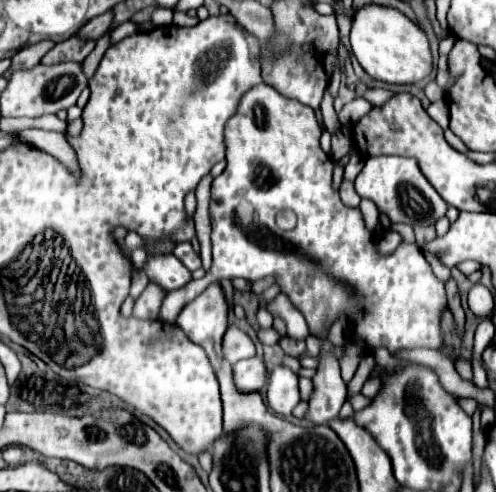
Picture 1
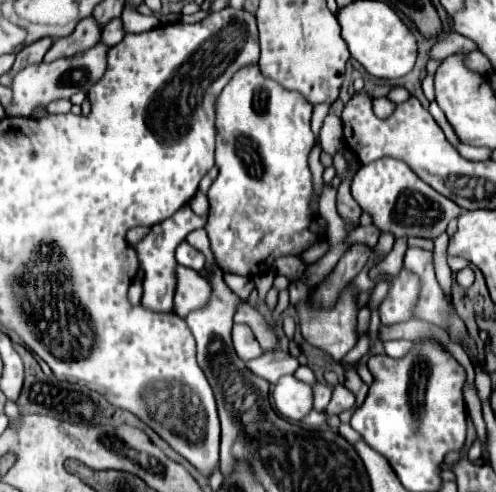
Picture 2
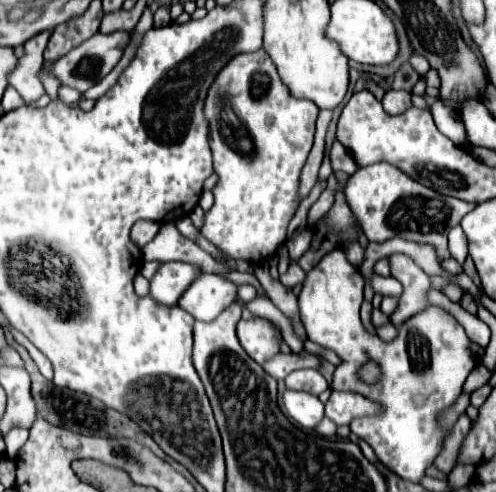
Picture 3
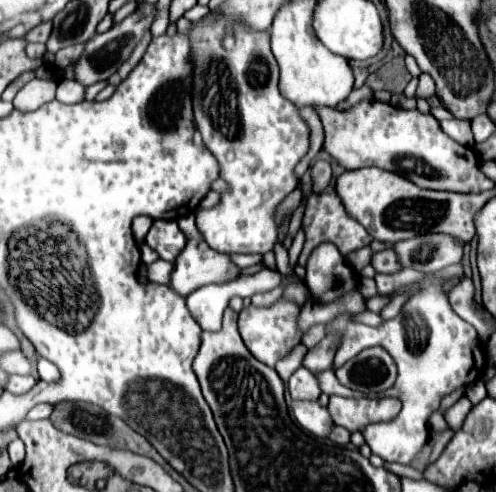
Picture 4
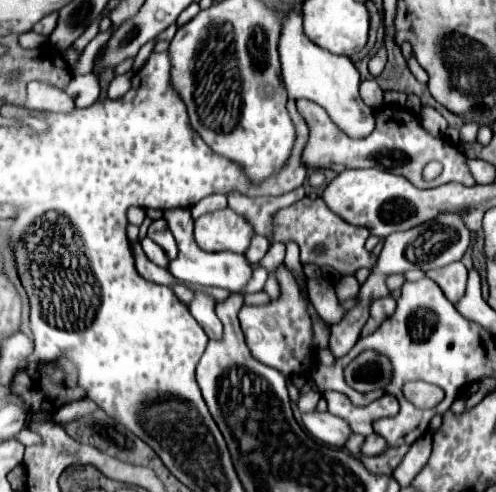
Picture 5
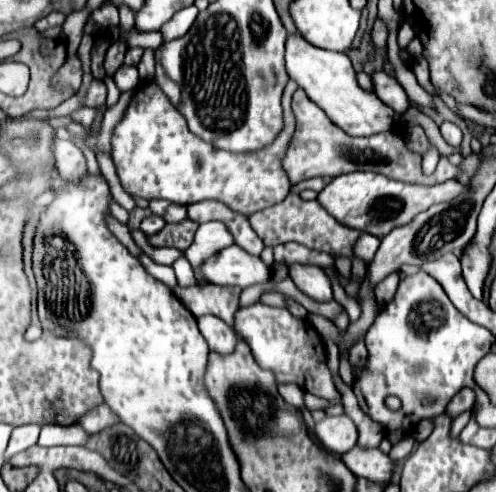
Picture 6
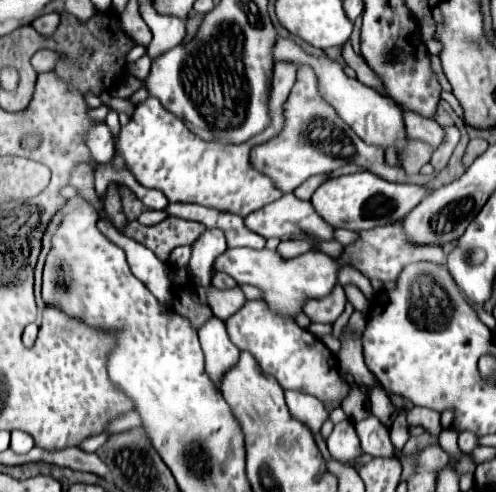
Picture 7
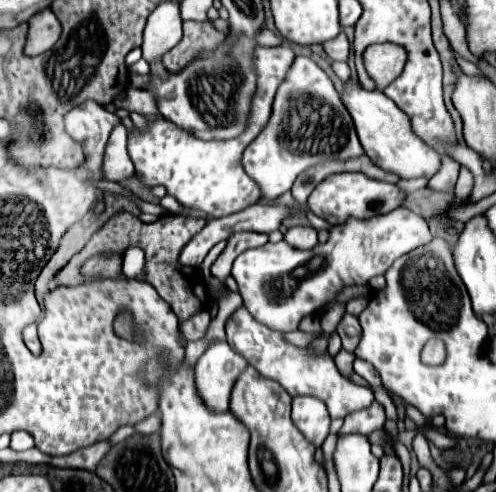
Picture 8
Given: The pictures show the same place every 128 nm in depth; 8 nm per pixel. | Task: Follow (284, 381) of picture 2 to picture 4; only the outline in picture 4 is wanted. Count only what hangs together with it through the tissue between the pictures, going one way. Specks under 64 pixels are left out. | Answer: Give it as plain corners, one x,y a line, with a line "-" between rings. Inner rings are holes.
294,400
292,412
294,412
298,424
318,438
326,438
334,426
328,410
324,406
320,406
318,400

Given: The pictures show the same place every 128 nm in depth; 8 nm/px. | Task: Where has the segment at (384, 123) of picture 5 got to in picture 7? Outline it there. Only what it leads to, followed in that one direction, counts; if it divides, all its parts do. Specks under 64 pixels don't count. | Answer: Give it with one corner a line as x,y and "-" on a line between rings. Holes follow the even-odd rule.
298,68
296,84
284,104
284,132
278,136
278,140
270,140
268,144
262,144
260,148
252,150
252,162
260,172
268,172
276,184
280,184
282,192
294,192
304,180
316,174
326,174
336,168
342,168
346,164
356,164
388,182
398,184
428,184
434,180
440,172
432,172
430,176
408,176
404,168
390,166
384,158
384,150
374,144
368,144
360,140
348,124
344,124
332,106
328,106
324,100
320,100
316,76
310,68

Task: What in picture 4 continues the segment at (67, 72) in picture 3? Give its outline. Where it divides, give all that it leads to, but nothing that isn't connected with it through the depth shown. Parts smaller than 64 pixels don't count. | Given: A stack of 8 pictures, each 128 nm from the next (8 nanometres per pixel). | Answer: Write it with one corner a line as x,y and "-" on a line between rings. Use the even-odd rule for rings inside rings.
146,4
142,10
130,14
128,18
124,18
122,22
118,22
116,26
112,26
108,32
104,34
96,34
94,38
90,38
84,46
84,52
80,54
80,58
74,62
74,78
76,82
84,84
84,86
90,86
90,84
96,84
96,82
102,82
106,80
108,76
112,76
118,66
128,60
132,48
138,44
138,40
142,38
142,32
146,28
150,28
152,20
154,20
154,14
156,14
156,6
152,4

